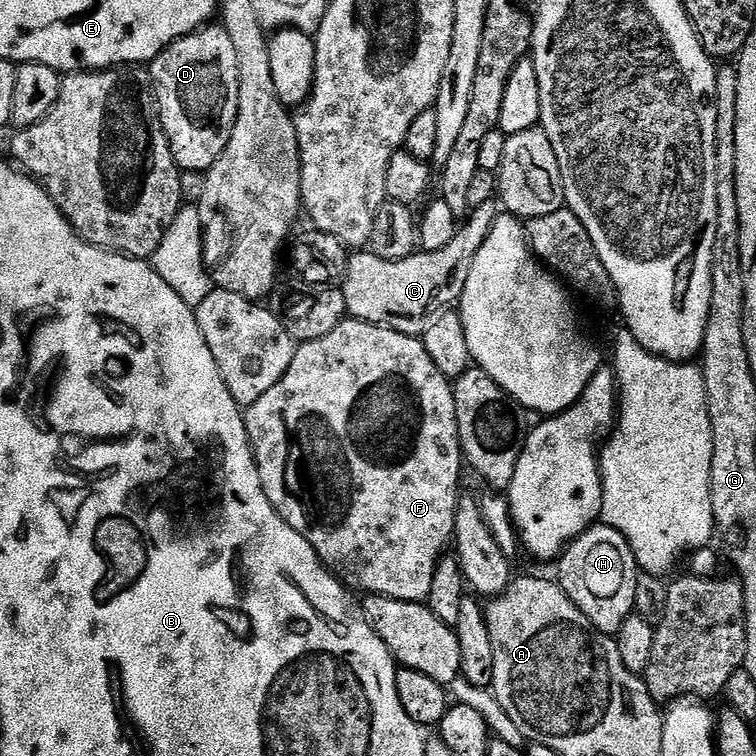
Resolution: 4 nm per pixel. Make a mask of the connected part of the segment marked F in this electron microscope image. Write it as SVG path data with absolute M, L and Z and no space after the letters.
M345 318L337 328L330 330L330 334L326 334L326 338L303 341L296 349L294 362L290 362L290 370L286 370L286 374L282 374L282 378L274 382L274 386L270 386L270 390L266 390L266 394L262 394L258 402L251 404L243 417L266 498L270 498L280 517L294 526L294 530L298 530L298 534L302 534L302 538L306 538L310 546L314 546L318 558L328 571L345 588L357 593L360 591L360 594L398 598L406 602L427 601L430 586L434 583L434 570L440 565L440 557L445 555L447 548L444 547L447 544L449 547L452 540L456 502L462 492L462 453L452 384L442 374L442 370L438 370L438 366L430 362L430 354L426 354L423 339L365 320Z

